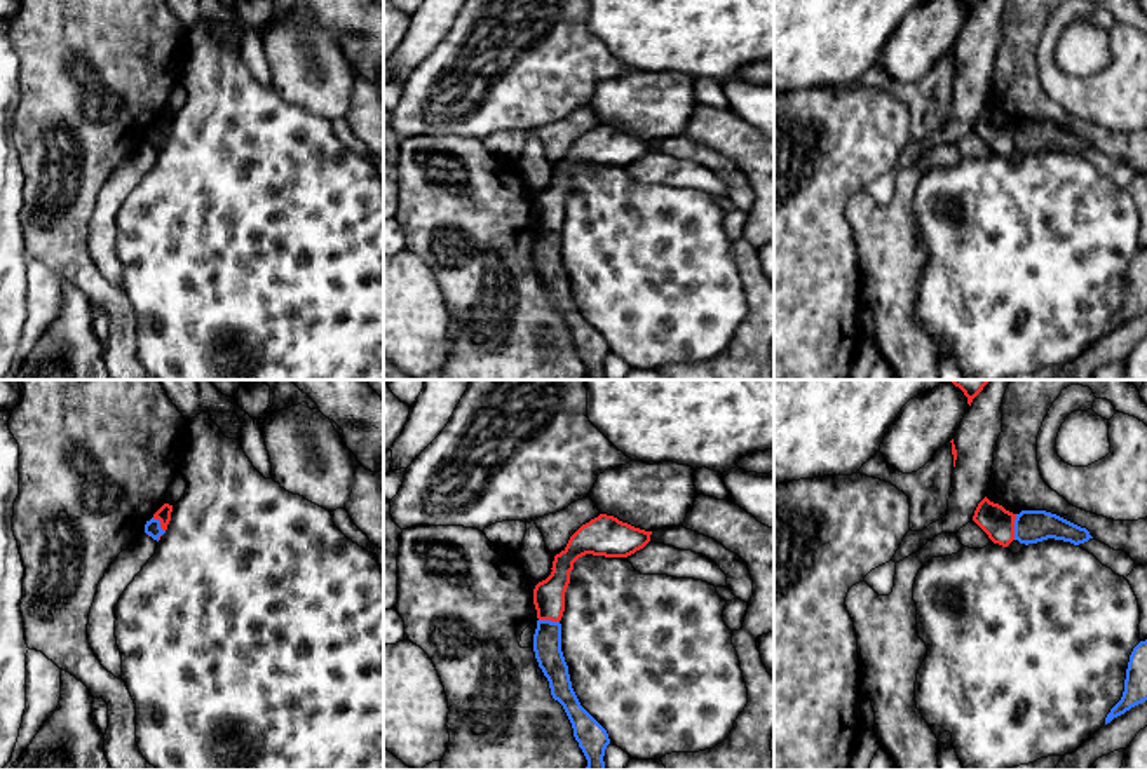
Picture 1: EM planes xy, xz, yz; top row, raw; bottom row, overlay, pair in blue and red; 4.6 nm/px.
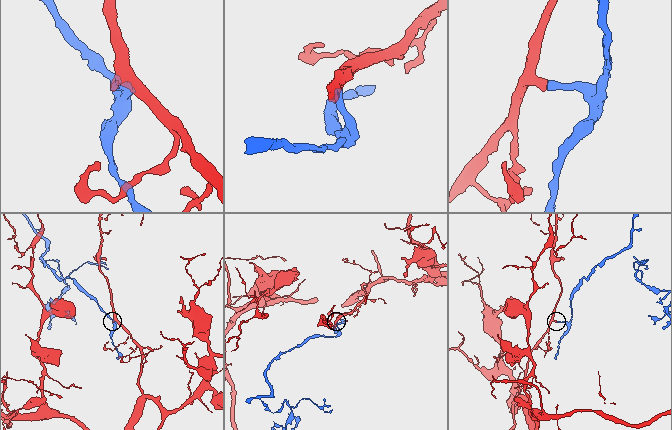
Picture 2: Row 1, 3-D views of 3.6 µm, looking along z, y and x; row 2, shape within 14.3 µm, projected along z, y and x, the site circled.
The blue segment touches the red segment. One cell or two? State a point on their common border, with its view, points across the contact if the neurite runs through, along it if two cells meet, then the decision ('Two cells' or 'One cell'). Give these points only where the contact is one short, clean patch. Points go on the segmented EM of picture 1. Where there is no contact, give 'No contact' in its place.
Touches blue at yz (1015, 526). Two cells

